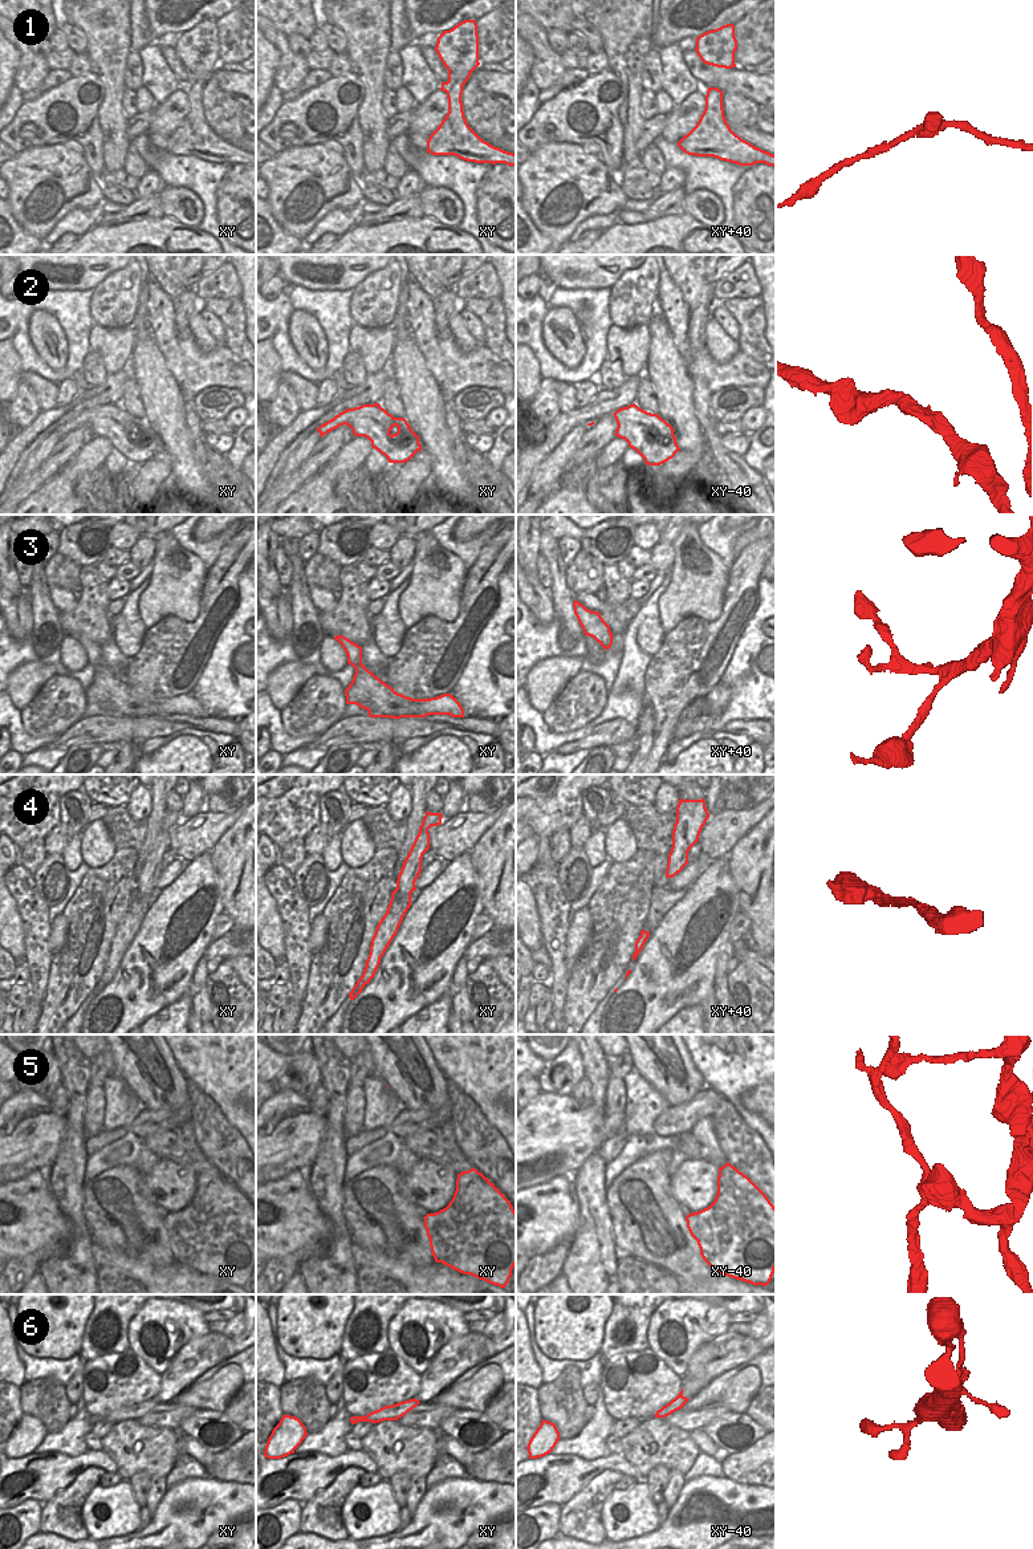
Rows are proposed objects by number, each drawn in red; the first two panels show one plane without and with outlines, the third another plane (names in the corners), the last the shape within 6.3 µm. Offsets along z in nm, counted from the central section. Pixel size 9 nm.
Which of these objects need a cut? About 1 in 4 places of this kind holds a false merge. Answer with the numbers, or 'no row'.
5

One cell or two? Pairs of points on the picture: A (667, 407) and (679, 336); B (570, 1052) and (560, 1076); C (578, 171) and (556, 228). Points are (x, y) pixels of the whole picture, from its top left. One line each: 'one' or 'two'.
A: two
B: one
C: one

